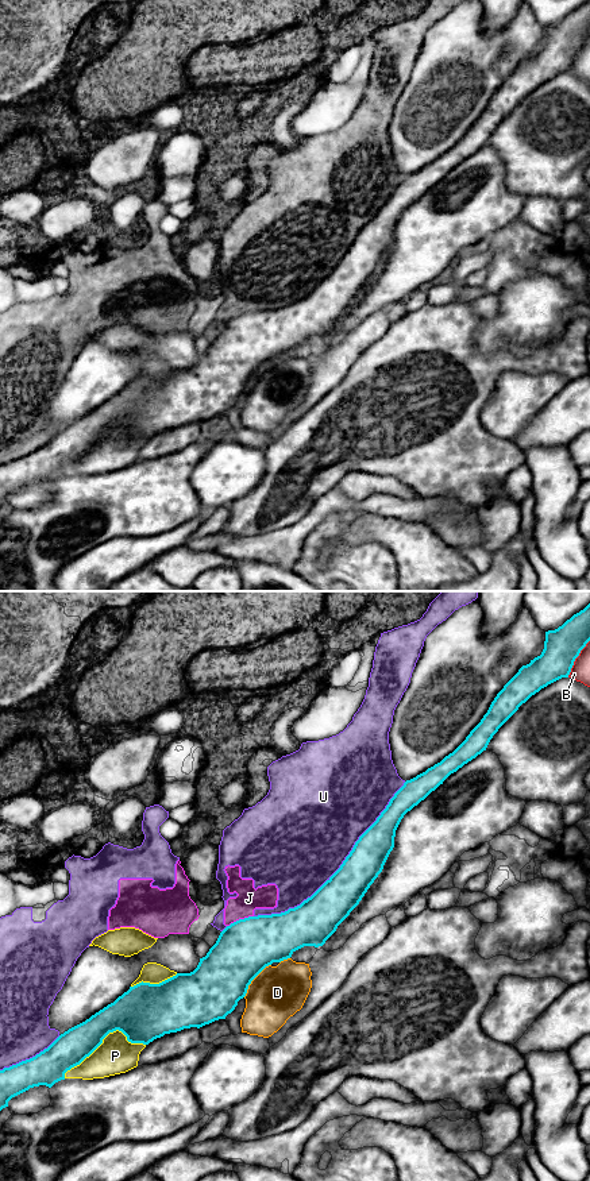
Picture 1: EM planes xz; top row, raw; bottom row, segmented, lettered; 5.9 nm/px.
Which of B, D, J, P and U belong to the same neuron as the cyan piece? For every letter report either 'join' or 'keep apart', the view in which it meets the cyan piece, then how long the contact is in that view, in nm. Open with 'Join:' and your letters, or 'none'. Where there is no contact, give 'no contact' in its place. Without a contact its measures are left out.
Join: none
B: keep apart | xz | 260 nm
D: keep apart | xz | 260 nm
J: keep apart | xz | 170 nm
P: keep apart | xz | 550 nm
U: keep apart | xz | 1200 nm

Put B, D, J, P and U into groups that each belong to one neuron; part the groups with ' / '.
B / D / J U / P

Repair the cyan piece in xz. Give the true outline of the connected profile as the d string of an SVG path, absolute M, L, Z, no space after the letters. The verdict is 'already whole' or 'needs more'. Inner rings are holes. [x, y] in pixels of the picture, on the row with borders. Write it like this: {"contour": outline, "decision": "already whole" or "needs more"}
{"contour": "M590 603L558 629L545 632L541 655L522 665L504 686L481 722L452 753L404 783L377 821L355 842L340 868L311 898L281 914L248 916L231 923L220 933L207 956L200 958L193 972L177 973L159 984L142 981L130 987L113 1003L61 1034L35 1057L0 1070L0 1111L8 1107L12 1097L30 1088L39 1085L51 1088L55 1082L65 1080L65 1073L89 1057L109 1033L119 1030L128 1042L149 1045L165 1034L190 1027L200 1028L215 1020L225 1019L235 1010L238 1001L246 996L251 981L266 966L290 958L296 950L304 946L323 946L382 872L394 848L396 830L404 815L443 784L451 773L486 750L498 729L532 695L562 678L568 678L575 659L589 641Z", "decision": "already whole"}

